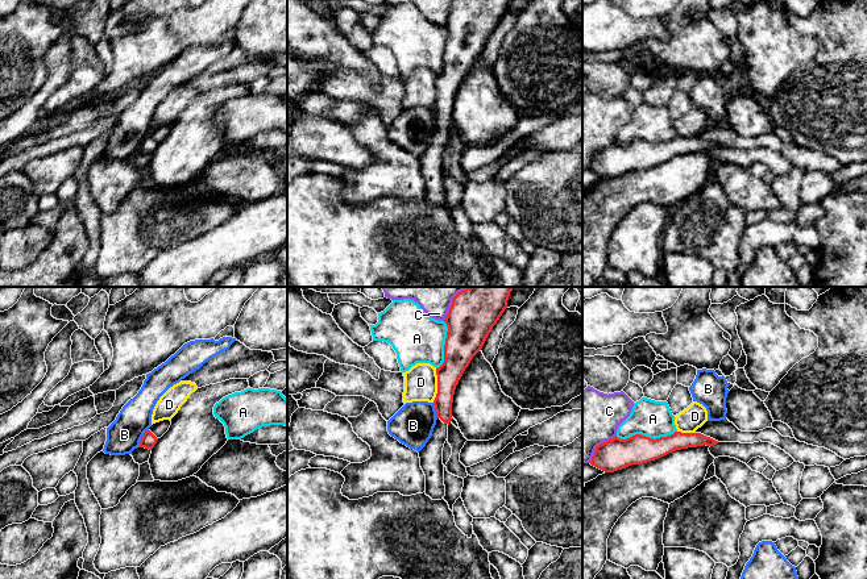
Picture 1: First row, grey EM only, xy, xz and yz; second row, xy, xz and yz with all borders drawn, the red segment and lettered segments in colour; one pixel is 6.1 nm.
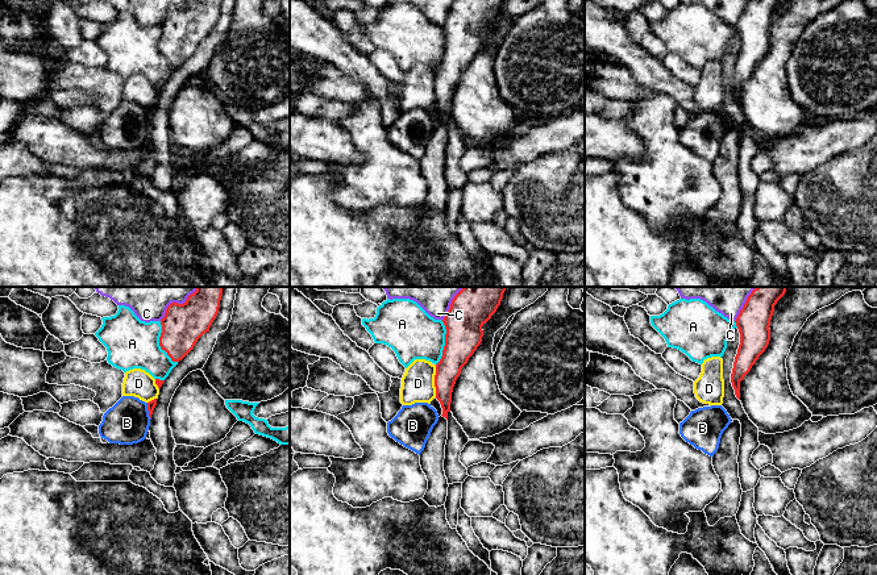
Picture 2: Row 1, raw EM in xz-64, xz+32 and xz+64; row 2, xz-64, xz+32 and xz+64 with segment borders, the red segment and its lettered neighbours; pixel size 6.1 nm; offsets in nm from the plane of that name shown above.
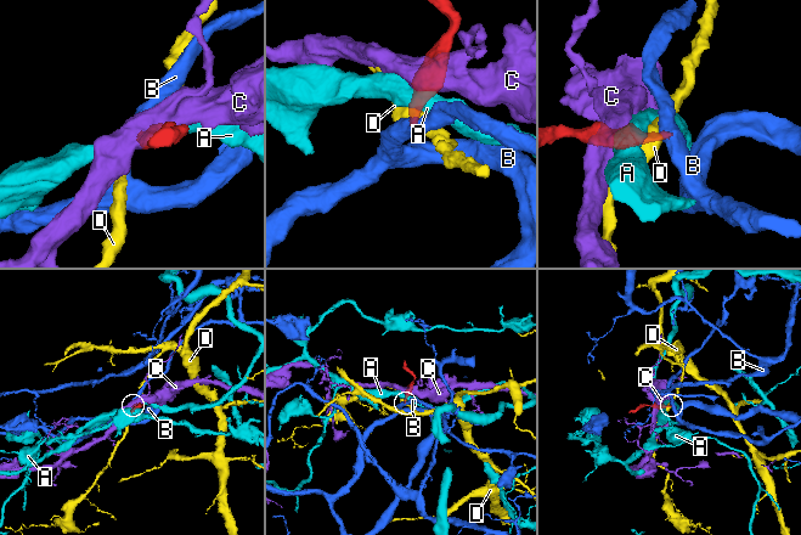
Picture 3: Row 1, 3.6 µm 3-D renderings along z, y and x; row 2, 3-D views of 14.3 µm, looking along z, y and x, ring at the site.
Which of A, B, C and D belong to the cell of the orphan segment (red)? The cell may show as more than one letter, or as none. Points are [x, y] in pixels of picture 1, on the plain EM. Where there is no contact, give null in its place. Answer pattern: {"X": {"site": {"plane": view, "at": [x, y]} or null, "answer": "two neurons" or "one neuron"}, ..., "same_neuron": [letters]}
{"A": {"site": {"plane": "yz", "at": [646, 142]}, "answer": "two neurons"}, "B": {"site": {"plane": "xy", "at": [141, 144]}, "answer": "two neurons"}, "C": {"site": {"plane": "yz", "at": [598, 150]}, "answer": "two neurons"}, "D": {"site": {"plane": "xz", "at": [438, 91]}, "answer": "two neurons"}, "same_neuron": []}

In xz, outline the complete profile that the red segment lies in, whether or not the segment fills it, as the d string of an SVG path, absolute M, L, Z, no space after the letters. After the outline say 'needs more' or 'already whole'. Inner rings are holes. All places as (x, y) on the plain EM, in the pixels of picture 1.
M456 0L444 25L448 32L444 67L436 74L437 99L434 105L437 125L431 143L419 157L420 172L426 180L424 197L432 205L445 201L443 153L452 125L456 91L507 13L509 1Z; needs more

